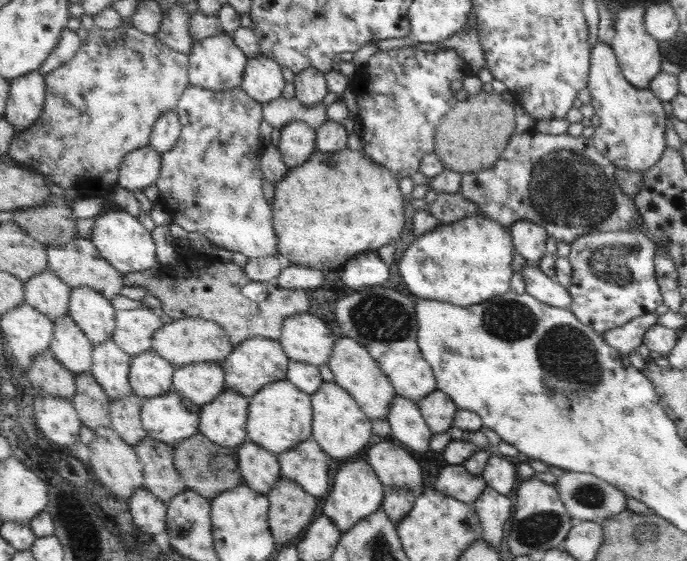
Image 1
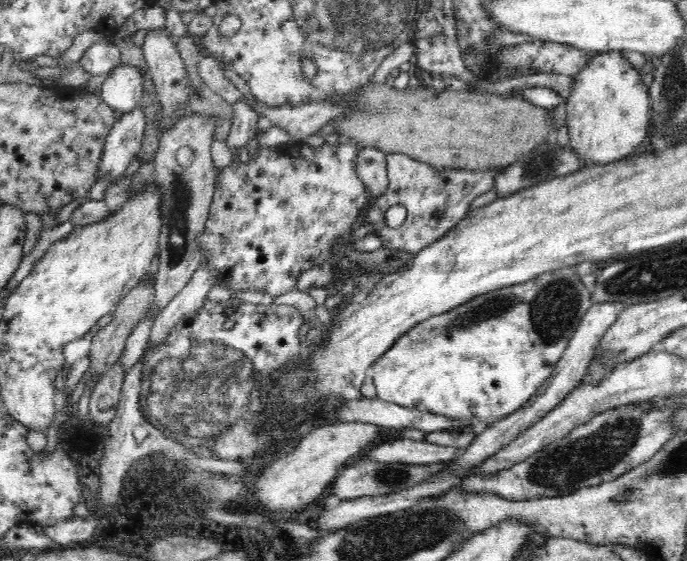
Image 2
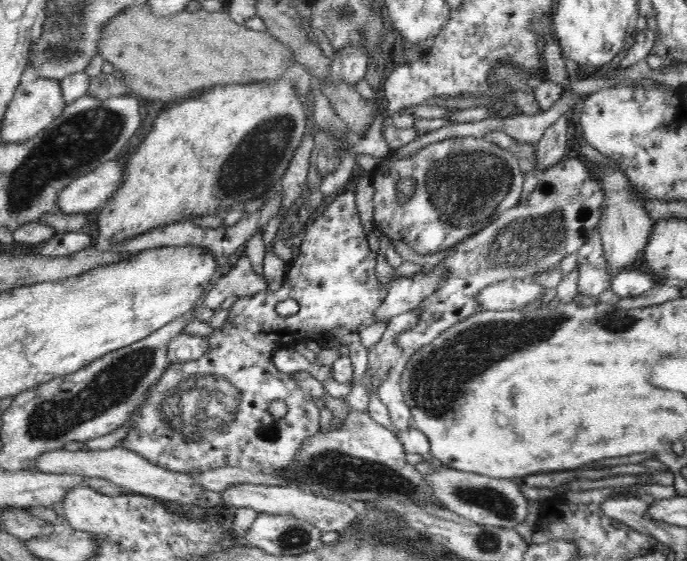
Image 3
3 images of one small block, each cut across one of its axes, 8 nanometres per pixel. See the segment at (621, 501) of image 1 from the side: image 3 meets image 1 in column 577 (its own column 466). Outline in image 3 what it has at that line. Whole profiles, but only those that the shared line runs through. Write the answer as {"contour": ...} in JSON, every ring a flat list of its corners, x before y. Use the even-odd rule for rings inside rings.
{"contour":[[441,465,425,476,433,496,442,506,452,510,460,517,481,525,496,525,513,528,528,514,530,500,520,492,520,486,510,480,495,480,478,474,462,472]]}

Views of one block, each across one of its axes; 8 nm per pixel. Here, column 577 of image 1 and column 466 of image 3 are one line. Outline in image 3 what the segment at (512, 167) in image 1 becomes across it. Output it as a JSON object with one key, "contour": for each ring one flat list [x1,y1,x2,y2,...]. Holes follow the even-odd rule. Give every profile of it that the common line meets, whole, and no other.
{"contour":[[457,136,451,139,443,141,436,141,434,144,422,148,416,153,413,153,410,158,399,159,397,161,386,162,383,165,377,166,372,172,372,186,376,189,374,192,374,224,380,226,382,231,387,232,389,236,395,239,402,239,407,242,418,254,432,254,435,252,441,252,447,248,454,247,462,240,466,239,467,236,475,235,478,231,482,231,484,227,492,224,496,217,506,212,509,208,515,207,522,196,522,186,524,186,524,175,520,169,520,162,518,157,513,155,511,152,503,150,499,145,487,140,484,137,474,136],[411,179,415,184,415,191,409,199,406,199,403,203,400,203,398,199,397,186,400,180]]}

